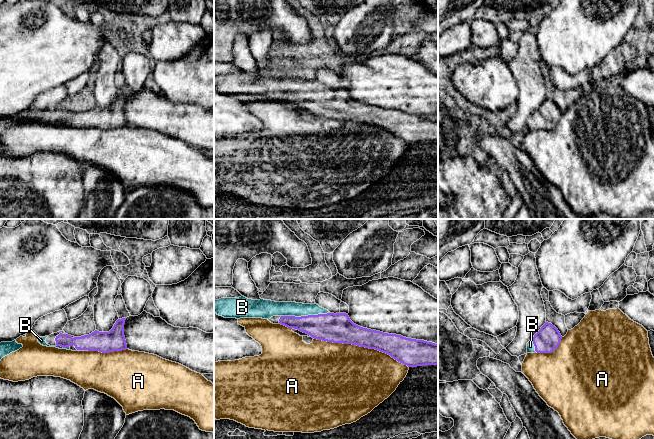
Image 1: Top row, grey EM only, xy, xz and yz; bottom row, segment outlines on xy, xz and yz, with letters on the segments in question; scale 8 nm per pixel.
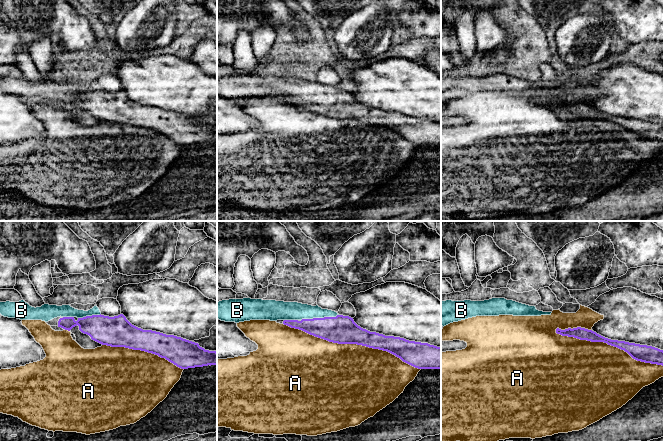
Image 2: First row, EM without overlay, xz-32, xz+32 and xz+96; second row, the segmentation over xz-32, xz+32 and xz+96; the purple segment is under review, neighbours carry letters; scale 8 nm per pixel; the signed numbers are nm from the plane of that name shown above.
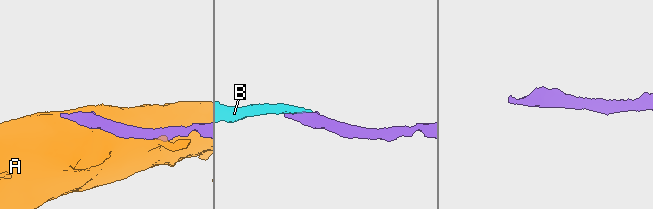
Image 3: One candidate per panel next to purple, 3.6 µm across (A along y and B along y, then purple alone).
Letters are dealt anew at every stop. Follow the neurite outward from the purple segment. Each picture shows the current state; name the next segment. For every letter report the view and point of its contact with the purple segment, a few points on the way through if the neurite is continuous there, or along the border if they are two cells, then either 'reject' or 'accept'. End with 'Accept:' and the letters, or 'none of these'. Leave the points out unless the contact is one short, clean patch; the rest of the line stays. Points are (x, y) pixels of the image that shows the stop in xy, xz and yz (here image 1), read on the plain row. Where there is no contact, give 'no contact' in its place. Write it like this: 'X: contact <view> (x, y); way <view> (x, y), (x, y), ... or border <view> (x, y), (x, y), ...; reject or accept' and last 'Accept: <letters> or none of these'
A: contact xz (361, 122); reject
B: contact xz (305, 92); way xz (330, 103), (321, 101), (305, 92), (295, 85); accept
Accept: B

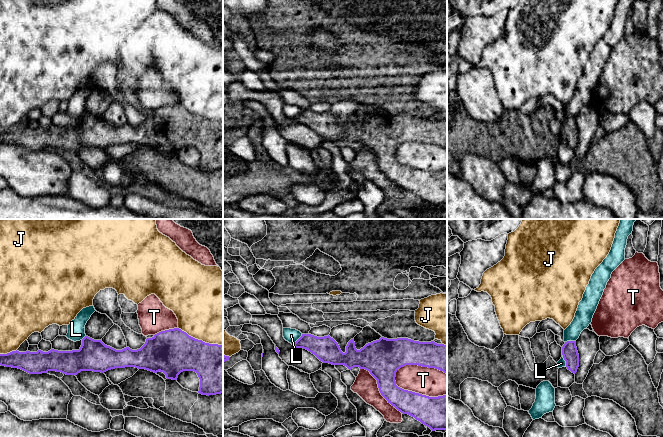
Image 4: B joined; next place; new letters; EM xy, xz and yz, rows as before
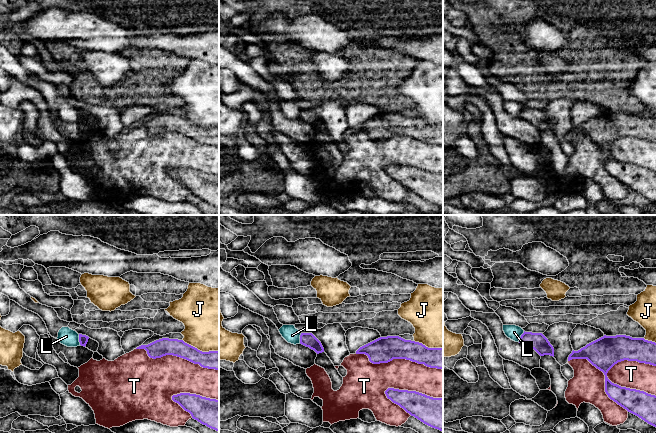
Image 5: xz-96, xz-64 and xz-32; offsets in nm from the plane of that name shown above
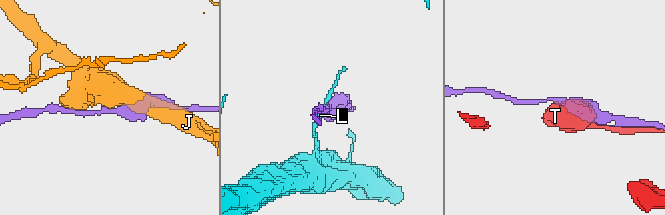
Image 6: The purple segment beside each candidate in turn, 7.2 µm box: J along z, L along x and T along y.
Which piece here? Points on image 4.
J: contact xy (200, 116); reject
L: contact yz (565, 136); border yz (562, 130), (566, 142); reject
T: contact xz (414, 168); reject
Accept: none of these

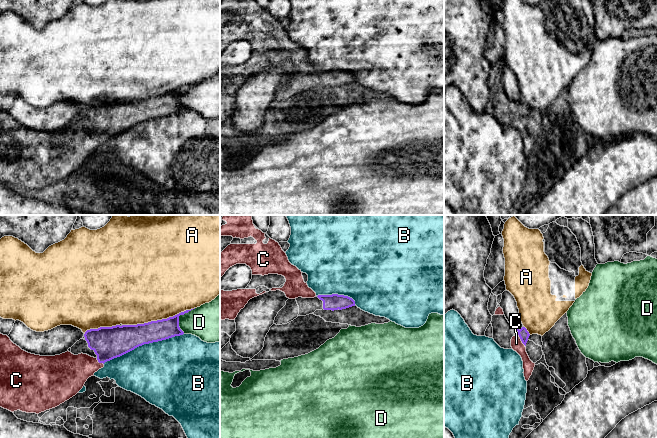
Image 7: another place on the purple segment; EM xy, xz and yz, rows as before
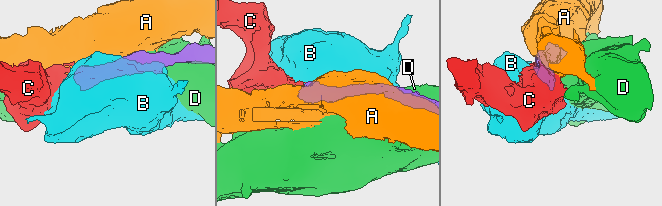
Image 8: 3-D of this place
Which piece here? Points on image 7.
A: contact xy (158, 96); reject
B: contact xy (143, 120); reject
C: contact yz (521, 116); accept
D: contact xy (178, 93); reject
Accept: C

